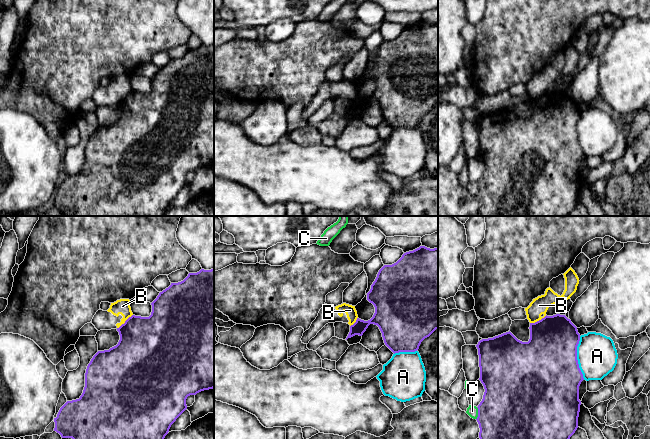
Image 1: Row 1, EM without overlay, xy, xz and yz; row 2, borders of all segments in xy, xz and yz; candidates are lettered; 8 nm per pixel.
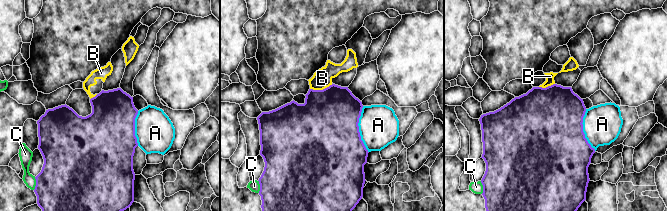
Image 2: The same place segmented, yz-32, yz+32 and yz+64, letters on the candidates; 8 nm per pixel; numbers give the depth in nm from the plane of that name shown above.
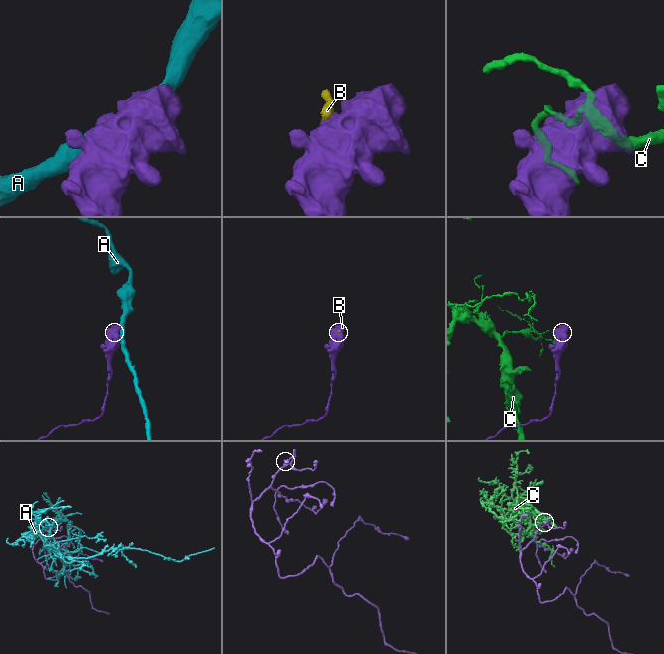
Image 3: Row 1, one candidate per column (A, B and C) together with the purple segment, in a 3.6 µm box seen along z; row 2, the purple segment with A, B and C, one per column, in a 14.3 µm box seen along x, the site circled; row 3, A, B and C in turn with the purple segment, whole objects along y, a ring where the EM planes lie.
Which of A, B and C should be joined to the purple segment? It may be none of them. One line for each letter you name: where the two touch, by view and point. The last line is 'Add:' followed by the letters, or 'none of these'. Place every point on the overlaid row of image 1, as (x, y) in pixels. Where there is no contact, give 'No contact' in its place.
Add: none of these

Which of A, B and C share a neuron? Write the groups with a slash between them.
A / B / C

